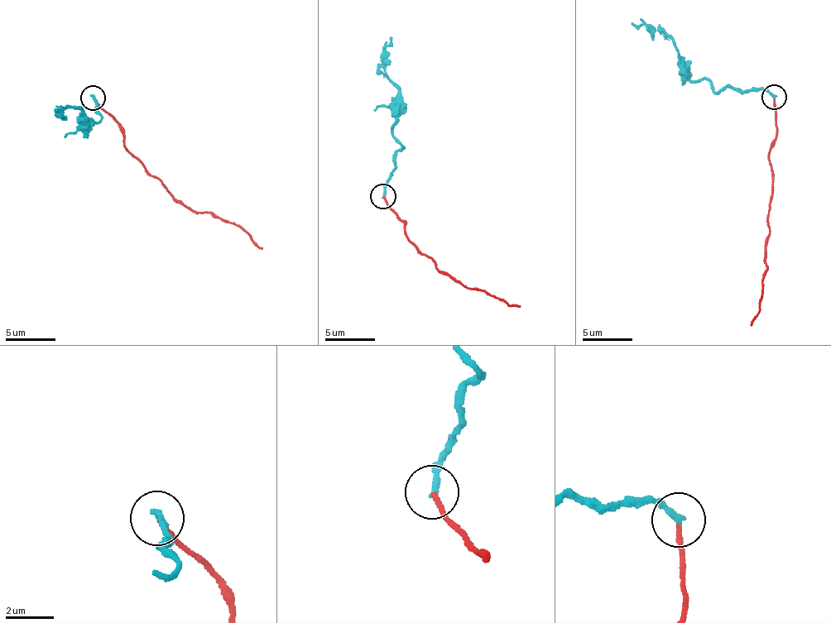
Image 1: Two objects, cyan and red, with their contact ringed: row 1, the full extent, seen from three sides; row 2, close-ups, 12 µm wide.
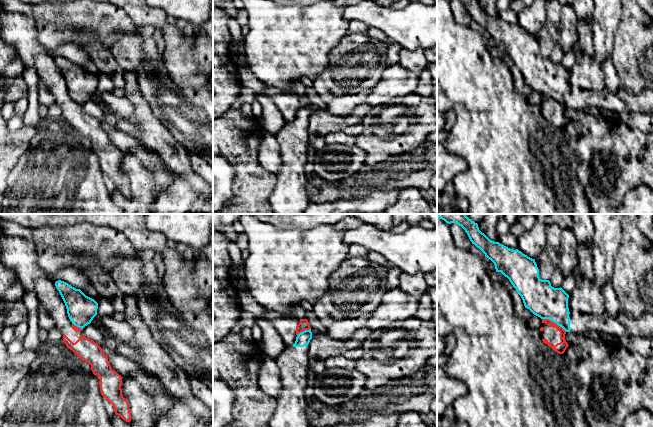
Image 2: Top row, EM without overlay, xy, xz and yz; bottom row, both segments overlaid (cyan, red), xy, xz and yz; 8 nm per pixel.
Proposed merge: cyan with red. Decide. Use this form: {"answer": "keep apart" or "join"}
{"answer": "keep apart"}

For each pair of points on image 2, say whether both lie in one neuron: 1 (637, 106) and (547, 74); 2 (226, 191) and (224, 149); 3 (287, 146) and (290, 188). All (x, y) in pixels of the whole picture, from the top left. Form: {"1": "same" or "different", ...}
{"1": "same", "2": "different", "3": "same"}

